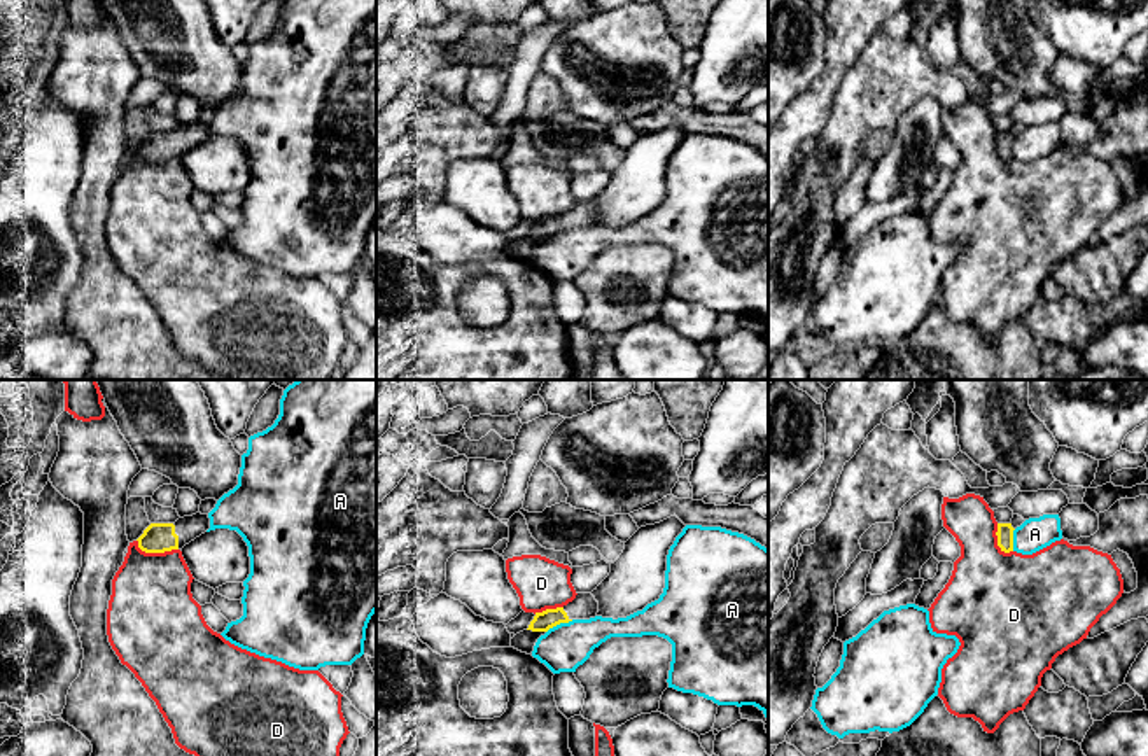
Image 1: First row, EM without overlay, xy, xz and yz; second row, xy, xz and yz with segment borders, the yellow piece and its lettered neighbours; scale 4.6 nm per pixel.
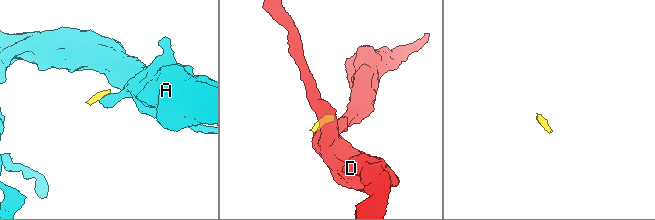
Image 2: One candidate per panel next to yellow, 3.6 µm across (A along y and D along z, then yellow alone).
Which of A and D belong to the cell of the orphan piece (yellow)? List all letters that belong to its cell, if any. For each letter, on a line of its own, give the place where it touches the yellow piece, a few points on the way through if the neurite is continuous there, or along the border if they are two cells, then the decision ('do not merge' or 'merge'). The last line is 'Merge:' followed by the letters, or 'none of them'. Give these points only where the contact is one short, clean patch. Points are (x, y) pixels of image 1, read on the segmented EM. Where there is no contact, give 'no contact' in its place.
A: meets yellow in xz at (559, 623); border along xz (573, 620), (560, 622), (546, 632); do not merge
D: meets yellow in xy at (154, 552); border along xy (137, 539), (137, 545), (146, 552), (170, 552), (177, 548); do not merge
Merge: none of them

